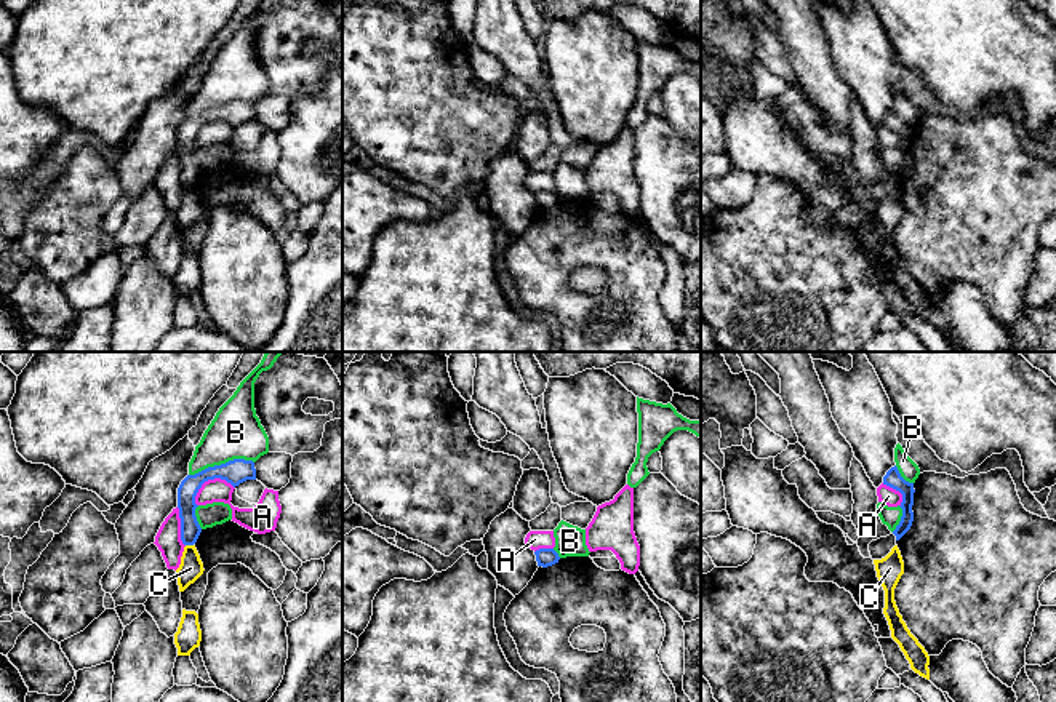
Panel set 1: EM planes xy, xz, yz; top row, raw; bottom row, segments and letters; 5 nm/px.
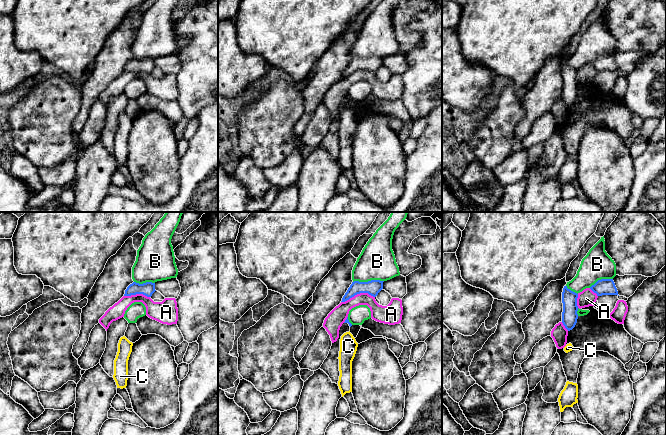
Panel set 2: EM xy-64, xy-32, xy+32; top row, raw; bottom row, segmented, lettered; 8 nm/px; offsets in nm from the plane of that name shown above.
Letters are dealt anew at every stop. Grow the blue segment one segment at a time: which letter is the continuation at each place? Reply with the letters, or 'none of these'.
C

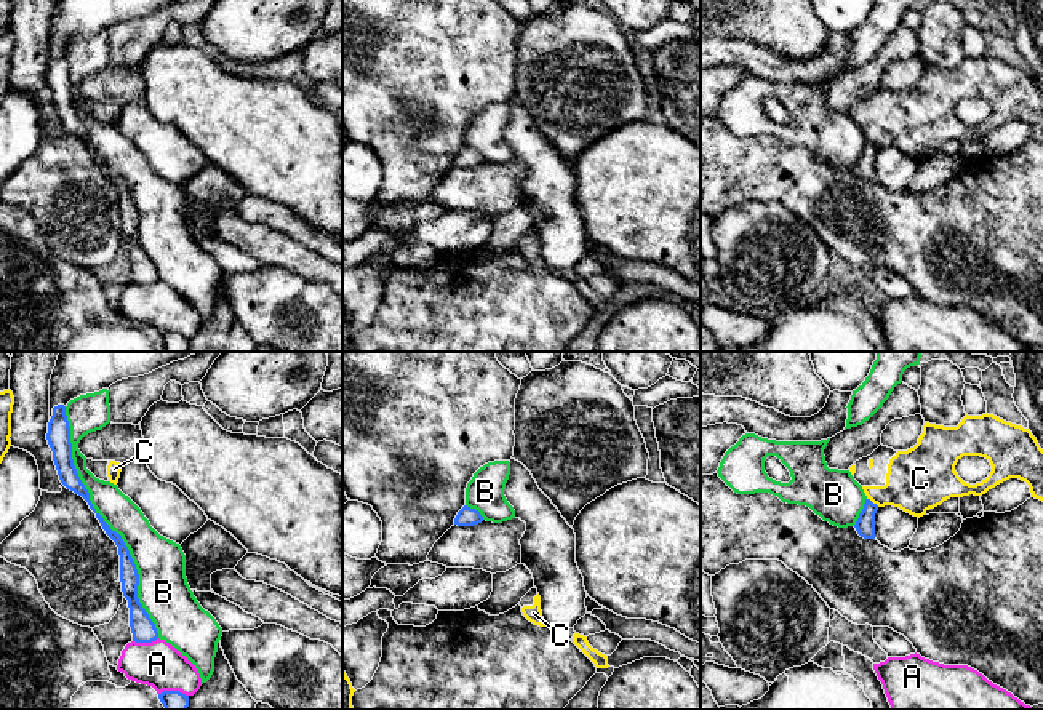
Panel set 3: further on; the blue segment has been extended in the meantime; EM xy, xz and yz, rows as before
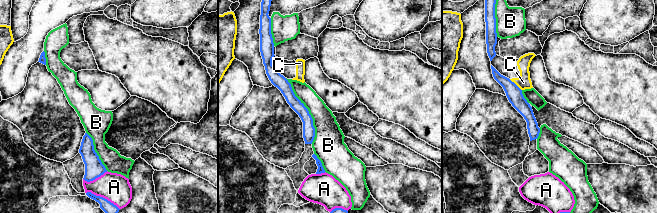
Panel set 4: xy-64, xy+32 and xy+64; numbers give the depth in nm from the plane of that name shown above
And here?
none of these

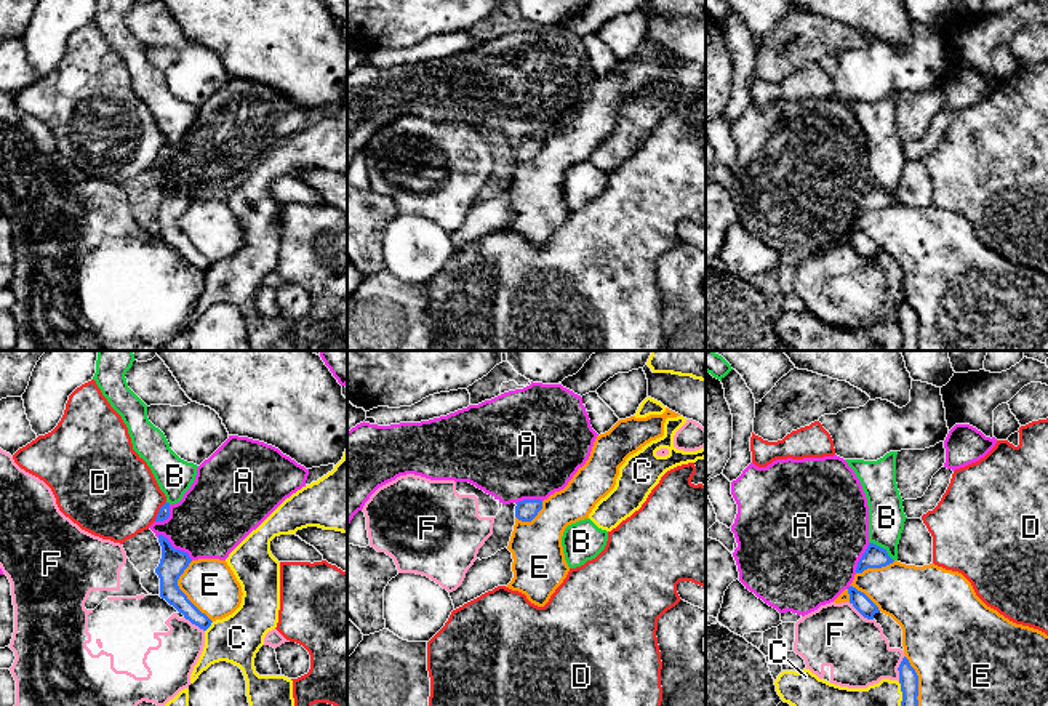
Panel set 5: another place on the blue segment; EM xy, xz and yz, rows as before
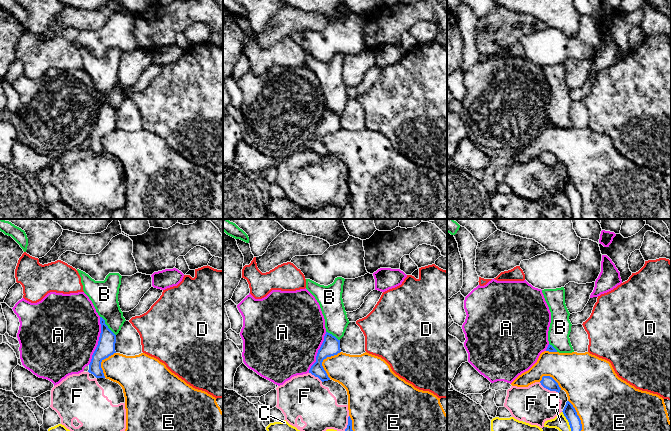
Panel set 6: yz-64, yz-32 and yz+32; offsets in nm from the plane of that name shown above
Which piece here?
none of these

